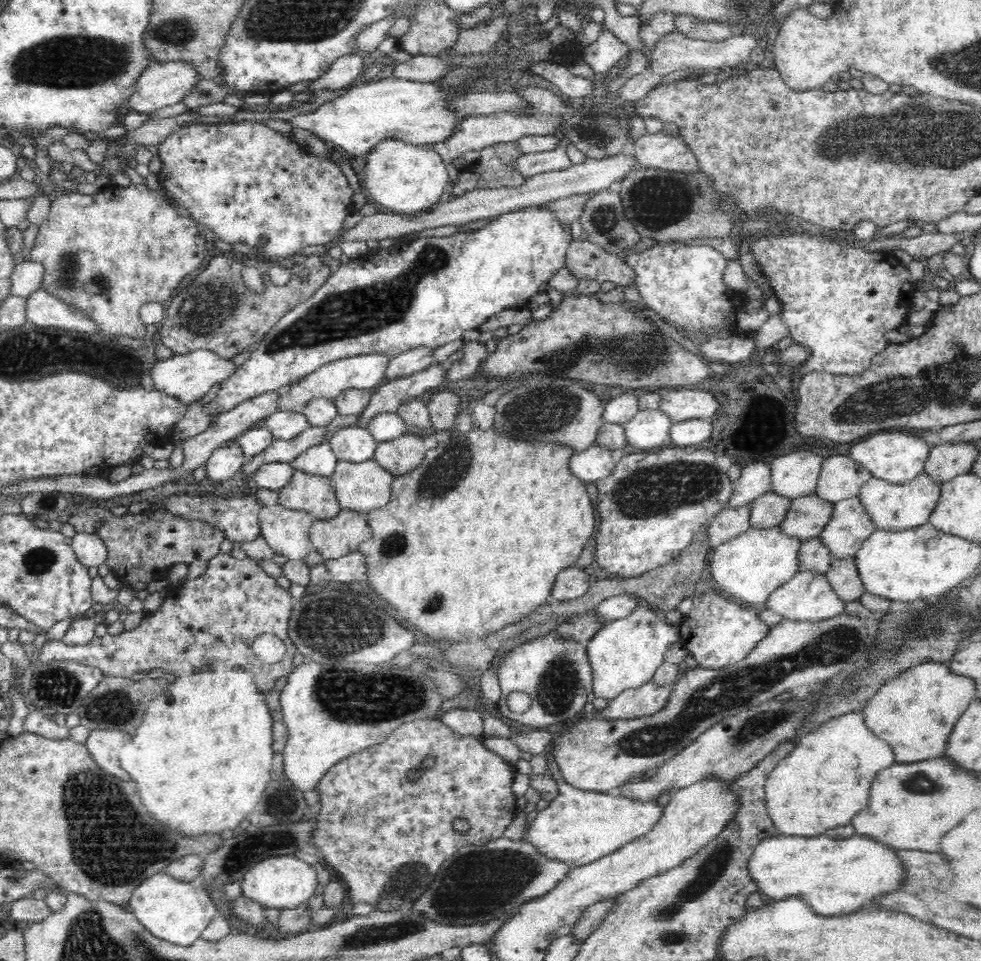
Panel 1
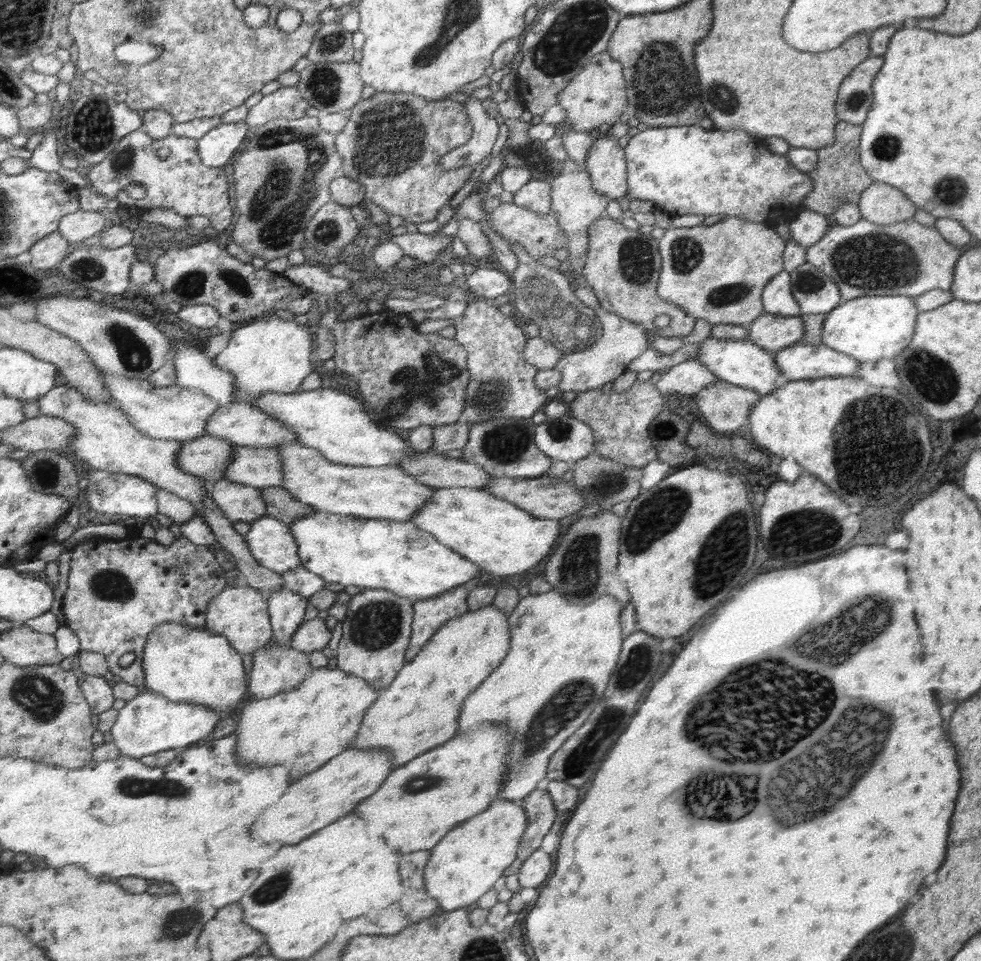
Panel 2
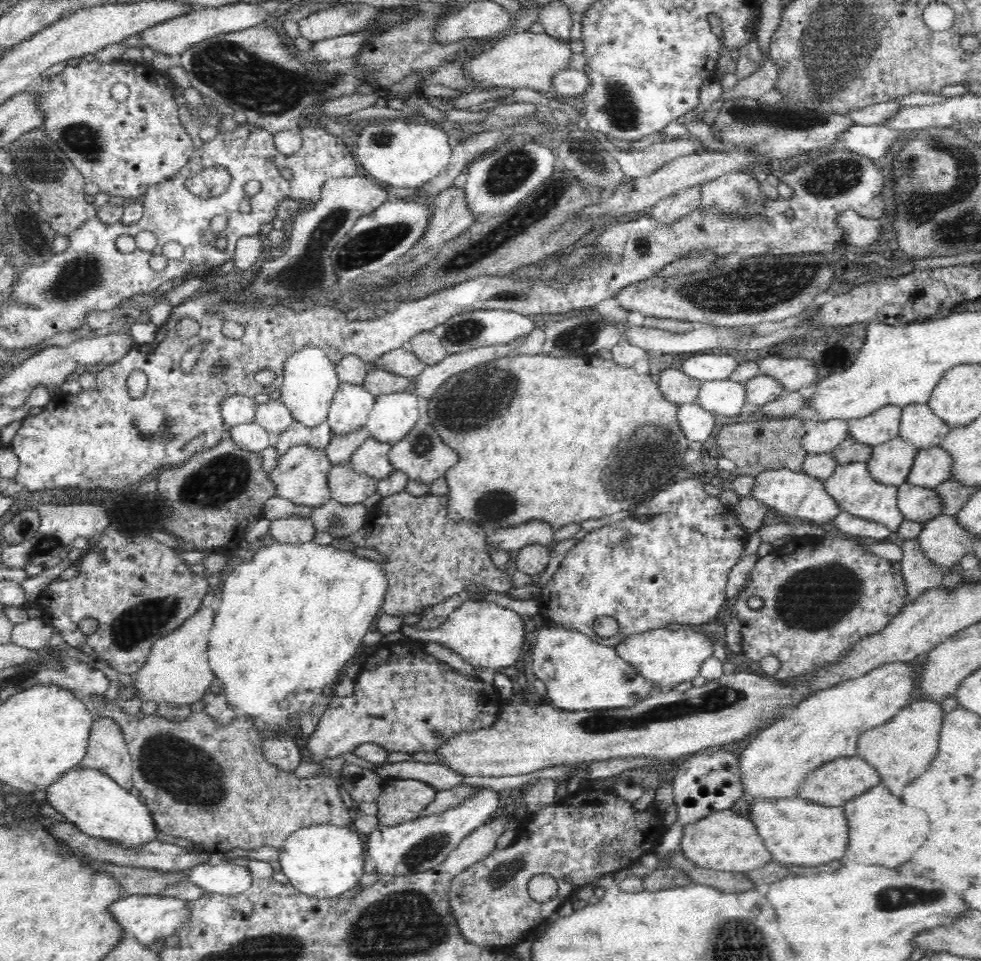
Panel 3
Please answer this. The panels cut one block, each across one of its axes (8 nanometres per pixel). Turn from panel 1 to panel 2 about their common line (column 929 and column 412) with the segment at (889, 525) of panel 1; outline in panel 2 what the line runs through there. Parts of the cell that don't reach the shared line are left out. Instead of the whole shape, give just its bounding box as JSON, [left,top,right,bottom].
[274,443,436,522]

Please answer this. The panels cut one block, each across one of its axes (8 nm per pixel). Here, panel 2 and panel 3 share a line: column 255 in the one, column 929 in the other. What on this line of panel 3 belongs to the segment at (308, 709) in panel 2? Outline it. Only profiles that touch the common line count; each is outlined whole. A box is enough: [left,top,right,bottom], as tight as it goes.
[857,699,945,796]

